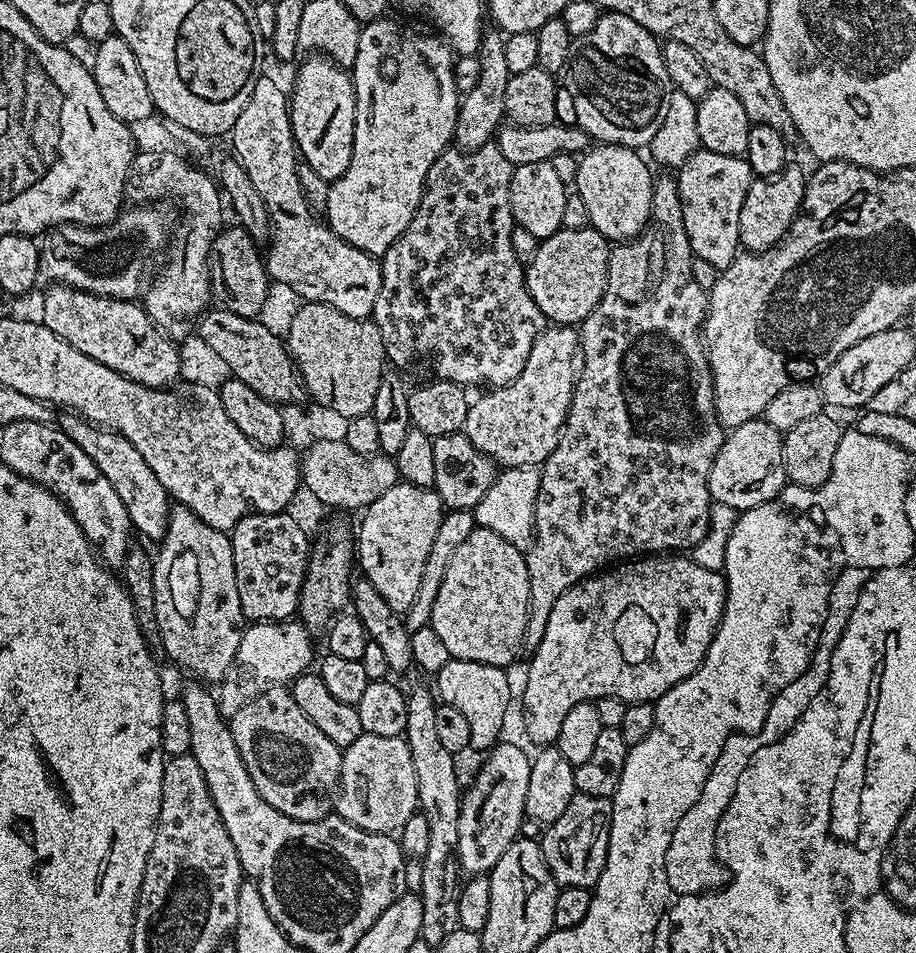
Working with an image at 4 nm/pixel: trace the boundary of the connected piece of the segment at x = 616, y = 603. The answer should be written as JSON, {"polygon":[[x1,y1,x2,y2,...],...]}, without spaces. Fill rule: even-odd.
{"polygon":[[648,554,643,558,632,558,627,562,617,563,607,570,601,570,584,580,579,580,577,584,570,586,570,590,566,590,566,594,562,594,562,598,558,598,558,602,554,602,550,610,550,622,546,622,546,634,538,650,531,653,529,660,532,661,528,664,528,677,524,680,524,728,536,746,555,745,558,730,562,730,562,722,566,714,574,710,574,706,601,700,603,696,613,696,628,704,655,702,662,694,666,694,666,690,678,686,678,682,690,678,690,674,698,670,698,666,710,650,710,642,714,638,716,628,720,625,728,597,728,584,724,581,723,571,706,570,706,566,698,566,694,558,688,557,687,560,686,557,684,554]]}

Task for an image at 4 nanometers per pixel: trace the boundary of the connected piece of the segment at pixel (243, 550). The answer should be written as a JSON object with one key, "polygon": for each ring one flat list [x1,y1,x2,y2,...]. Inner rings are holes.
{"polygon":[[256,512,253,516,243,516,230,529,232,553,234,554,234,578,238,582,238,598,245,621,290,620,297,615,300,607,300,591,304,585,304,575,308,569,310,539,304,528,283,512]]}

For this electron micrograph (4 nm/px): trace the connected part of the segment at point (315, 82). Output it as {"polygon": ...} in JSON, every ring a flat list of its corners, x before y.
{"polygon":[[314,54,310,56,310,60,296,72,296,85,290,88,290,115,292,118,292,137,296,139,296,146,299,155,302,157,303,163,310,166,310,170,314,170,321,178,326,178,329,182,342,178,342,174,346,174,346,170,350,166,350,158,354,154,354,126,356,125,356,87,352,84,352,77,341,65,330,59,329,56,323,54]]}

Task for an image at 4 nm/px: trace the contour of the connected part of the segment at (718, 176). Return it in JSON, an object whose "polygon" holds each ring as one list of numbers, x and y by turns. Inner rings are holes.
{"polygon":[[699,147,686,162,676,176,678,194,682,198,682,222,686,222,686,238,690,238,692,255,697,261,709,264,715,270,723,270,734,263,741,251,740,227,738,218,742,218,742,202,746,202,746,190,750,190,754,177,752,167,744,156,730,154,714,154,714,150]]}

